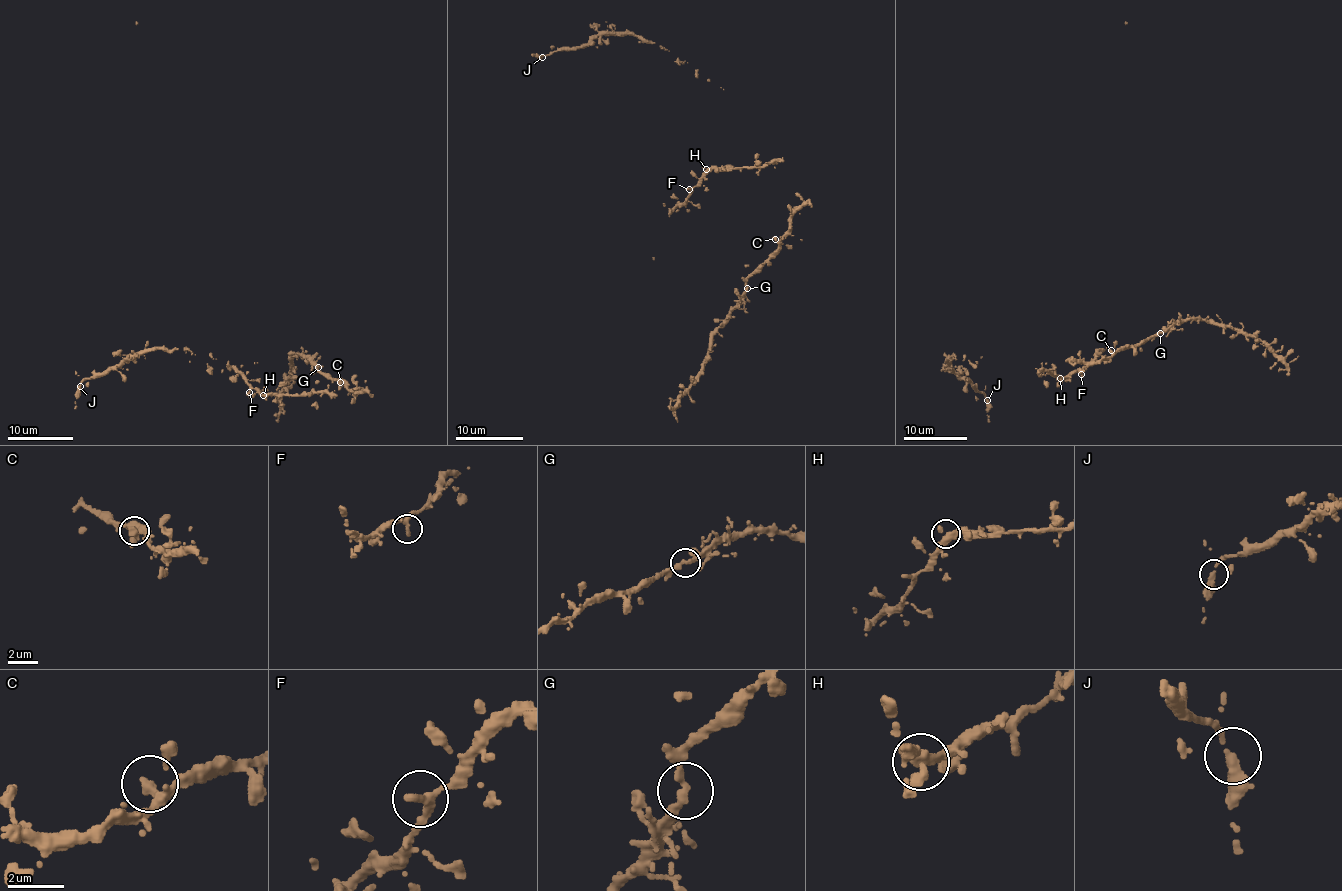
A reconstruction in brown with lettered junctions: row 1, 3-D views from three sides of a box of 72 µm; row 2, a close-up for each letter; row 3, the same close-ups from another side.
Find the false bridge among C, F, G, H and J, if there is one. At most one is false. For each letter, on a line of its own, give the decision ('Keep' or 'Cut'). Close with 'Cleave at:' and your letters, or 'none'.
C: Keep
F: Keep
G: Keep
H: Keep
J: Keep
Cleave at: none

